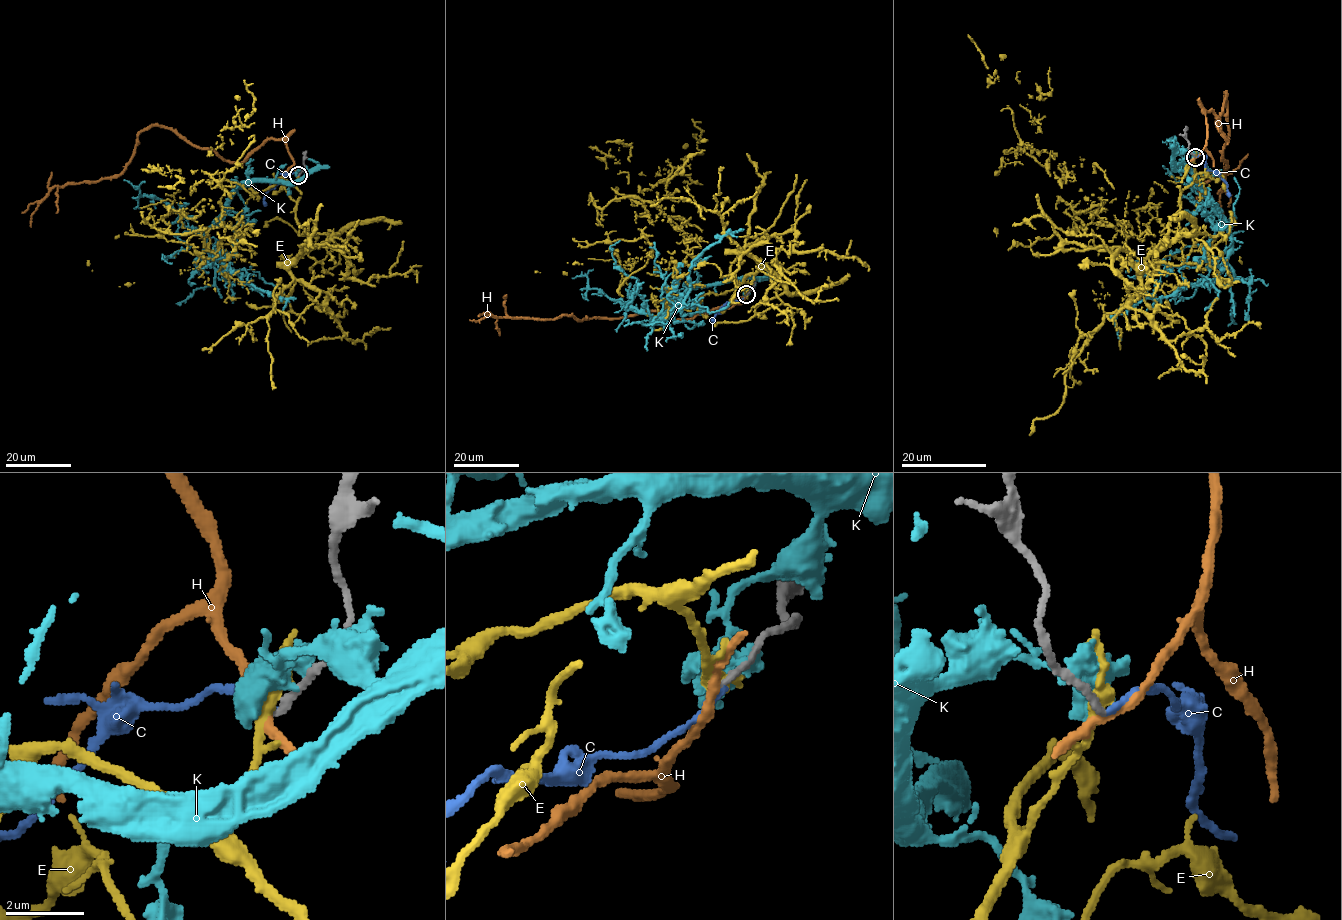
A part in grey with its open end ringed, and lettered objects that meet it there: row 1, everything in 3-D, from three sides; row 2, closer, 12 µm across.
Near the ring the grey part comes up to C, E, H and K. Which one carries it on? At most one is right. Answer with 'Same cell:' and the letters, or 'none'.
Same cell: C

